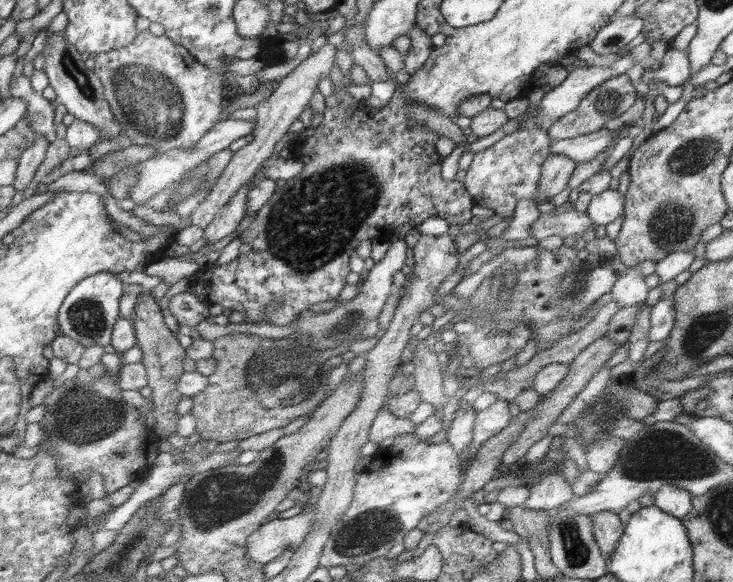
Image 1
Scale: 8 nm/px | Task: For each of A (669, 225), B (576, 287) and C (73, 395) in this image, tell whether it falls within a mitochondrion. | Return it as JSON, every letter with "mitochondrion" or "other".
{"A":"mitochondrion","B":"mitochondrion","C":"mitochondrion"}

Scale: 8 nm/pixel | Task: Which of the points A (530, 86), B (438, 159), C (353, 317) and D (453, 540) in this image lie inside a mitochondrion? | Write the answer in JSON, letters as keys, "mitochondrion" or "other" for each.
{"A":"other","B":"other","C":"other","D":"other"}

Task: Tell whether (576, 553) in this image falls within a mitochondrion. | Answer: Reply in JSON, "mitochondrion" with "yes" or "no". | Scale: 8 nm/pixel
{"mitochondrion":"yes"}

